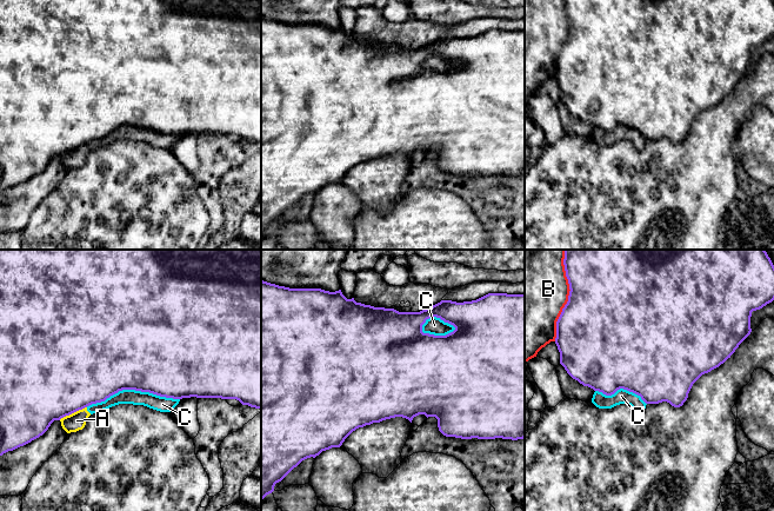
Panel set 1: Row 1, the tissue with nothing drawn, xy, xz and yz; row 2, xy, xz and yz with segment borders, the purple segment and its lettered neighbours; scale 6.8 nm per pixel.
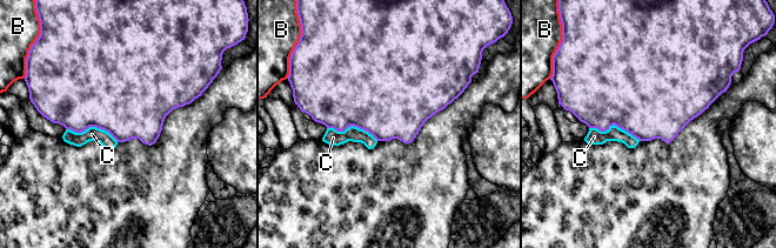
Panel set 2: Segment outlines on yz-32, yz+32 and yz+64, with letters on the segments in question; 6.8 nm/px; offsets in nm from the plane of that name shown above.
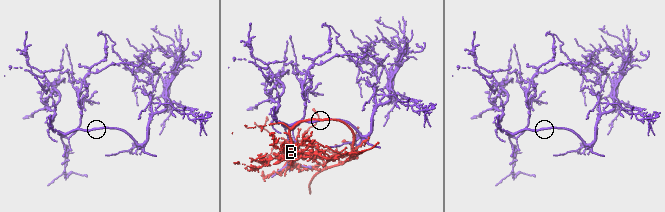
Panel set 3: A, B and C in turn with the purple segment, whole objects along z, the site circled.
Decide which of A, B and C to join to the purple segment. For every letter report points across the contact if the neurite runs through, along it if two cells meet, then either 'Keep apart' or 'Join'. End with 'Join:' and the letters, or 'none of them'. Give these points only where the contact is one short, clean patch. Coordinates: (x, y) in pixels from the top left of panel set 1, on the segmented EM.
A: Boundary: xy (86, 406), (59, 419). Keep apart
B: Keep apart
C: Keep apart
Join: none of them

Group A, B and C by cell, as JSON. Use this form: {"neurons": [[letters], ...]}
{"neurons": [["A", "C"], ["B"]]}

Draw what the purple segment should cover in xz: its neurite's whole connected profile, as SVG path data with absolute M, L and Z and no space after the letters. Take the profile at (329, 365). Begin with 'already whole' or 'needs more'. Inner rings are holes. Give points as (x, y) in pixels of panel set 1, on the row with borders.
already whole; M261 280L261 500L267 495L272 493L275 484L281 482L302 460L311 457L315 458L322 451L332 447L340 447L345 439L356 429L395 417L406 418L412 423L413 418L419 414L425 414L427 418L435 417L438 419L439 431L446 437L455 437L461 439L502 438L512 440L525 438L525 294L488 293L472 301L456 303L452 300L441 300L440 303L420 312L399 312L394 308L374 307L356 303L354 298L347 299L342 294L341 290L329 292L321 288L289 288ZM432 317L440 318L445 323L453 325L455 330L446 336L423 333L422 325Z

